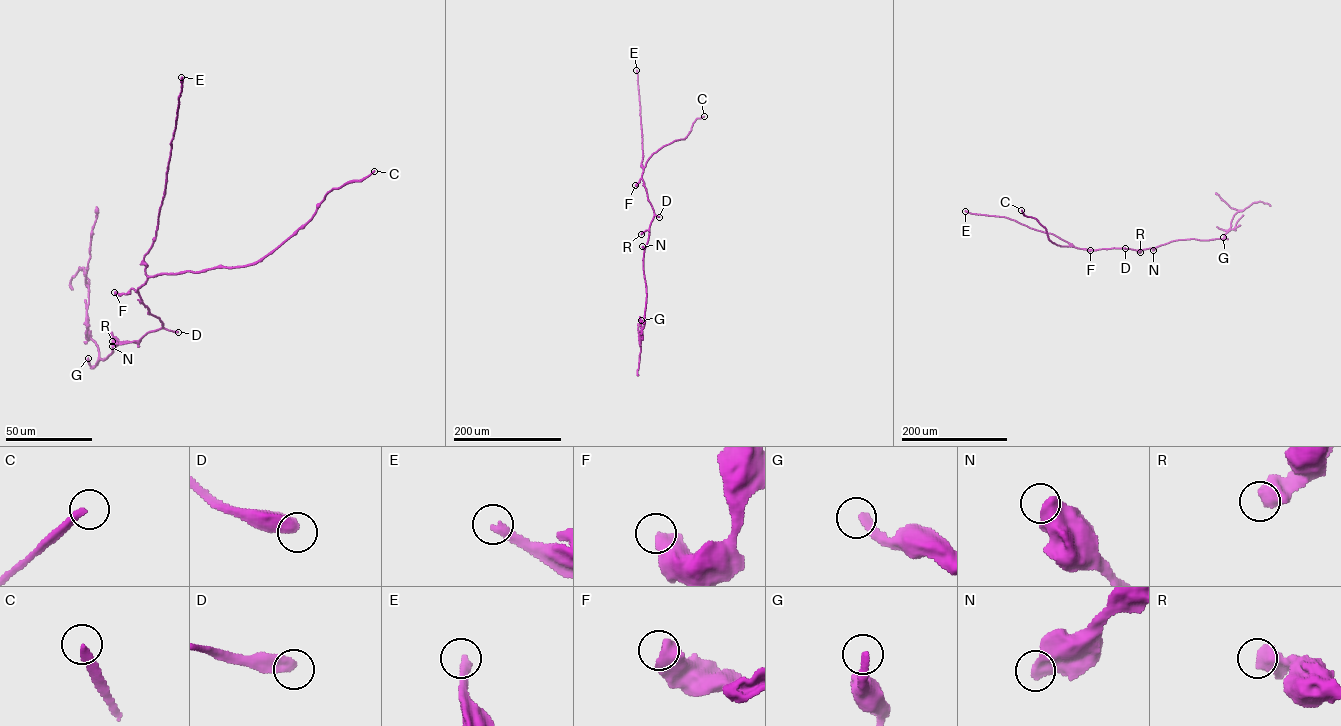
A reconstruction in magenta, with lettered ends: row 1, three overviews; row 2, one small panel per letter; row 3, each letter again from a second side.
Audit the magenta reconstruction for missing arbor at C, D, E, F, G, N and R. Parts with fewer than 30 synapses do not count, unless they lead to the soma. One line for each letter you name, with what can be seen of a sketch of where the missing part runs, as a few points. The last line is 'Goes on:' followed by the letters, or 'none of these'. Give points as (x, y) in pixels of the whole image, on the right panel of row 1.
Goes on: E

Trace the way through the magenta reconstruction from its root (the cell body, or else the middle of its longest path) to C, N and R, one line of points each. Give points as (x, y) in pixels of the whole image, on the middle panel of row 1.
C: (652, 220), (654, 210), (642, 178), (646, 162), (664, 146), (685, 138), (695, 120), (704, 116)
N: (652, 220), (647, 244), (644, 248), (642, 246)
R: (652, 220), (649, 229), (641, 234)

